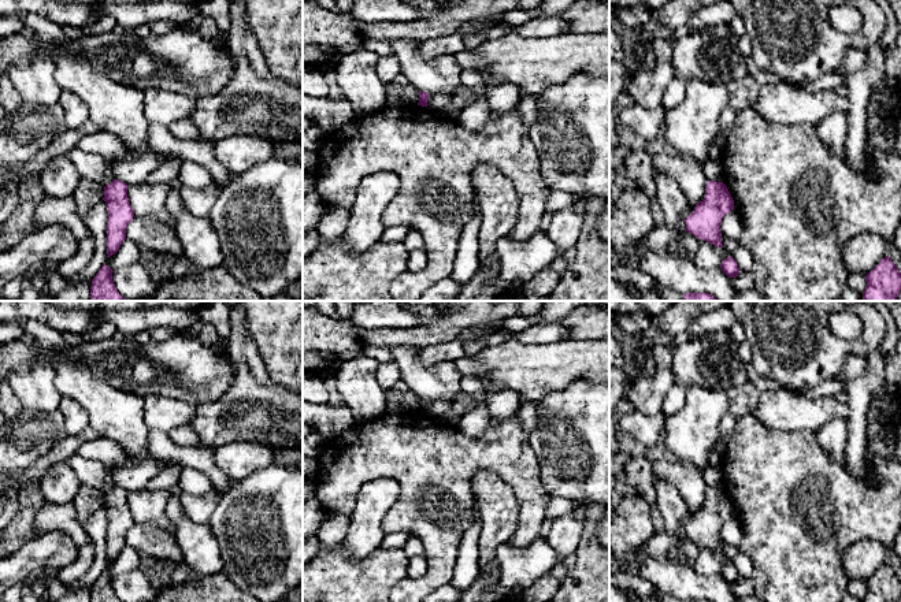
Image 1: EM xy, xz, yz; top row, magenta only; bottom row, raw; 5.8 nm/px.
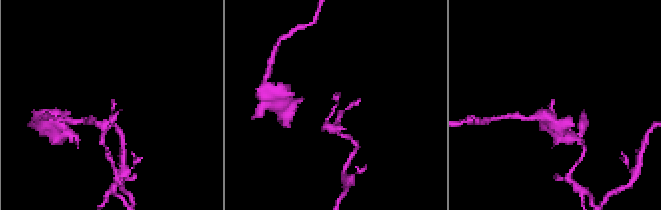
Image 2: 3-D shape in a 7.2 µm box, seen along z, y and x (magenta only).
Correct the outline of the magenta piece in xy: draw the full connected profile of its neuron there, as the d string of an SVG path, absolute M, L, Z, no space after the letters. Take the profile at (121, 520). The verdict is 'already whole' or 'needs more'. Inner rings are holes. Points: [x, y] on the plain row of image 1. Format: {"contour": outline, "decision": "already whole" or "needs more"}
{"contour": "M119 486L104 493L103 506L107 509L107 561L111 564L126 546L126 534L133 527L134 519L129 509L127 491Z", "decision": "already whole"}

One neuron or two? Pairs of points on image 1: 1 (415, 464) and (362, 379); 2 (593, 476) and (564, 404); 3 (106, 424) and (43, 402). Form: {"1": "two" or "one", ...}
{"1": "two", "2": "one", "3": "two"}

